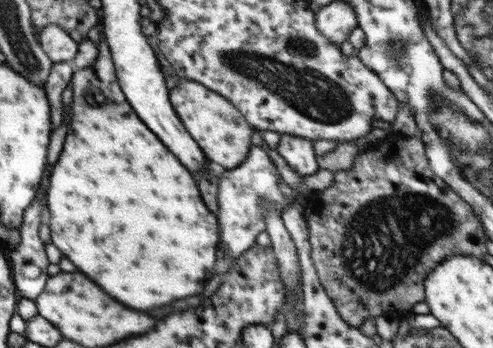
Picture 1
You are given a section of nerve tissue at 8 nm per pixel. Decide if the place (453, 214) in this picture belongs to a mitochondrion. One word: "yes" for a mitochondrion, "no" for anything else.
yes

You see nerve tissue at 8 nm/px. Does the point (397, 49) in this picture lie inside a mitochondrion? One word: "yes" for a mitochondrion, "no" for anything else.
yes

